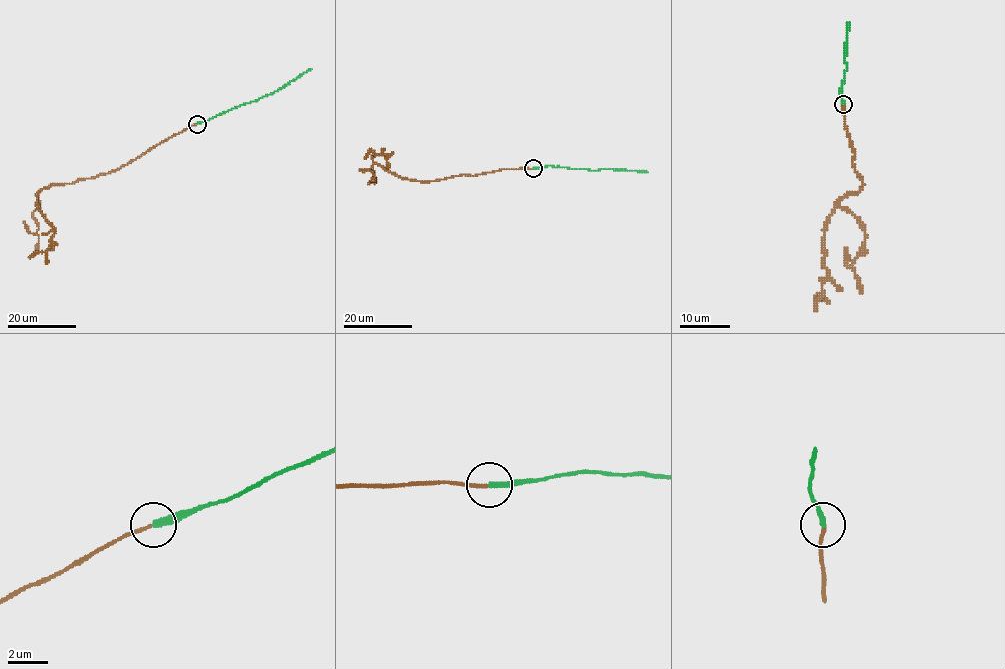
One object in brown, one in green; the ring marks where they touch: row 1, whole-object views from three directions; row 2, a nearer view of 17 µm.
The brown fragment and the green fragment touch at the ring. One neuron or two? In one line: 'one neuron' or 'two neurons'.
one neuron

